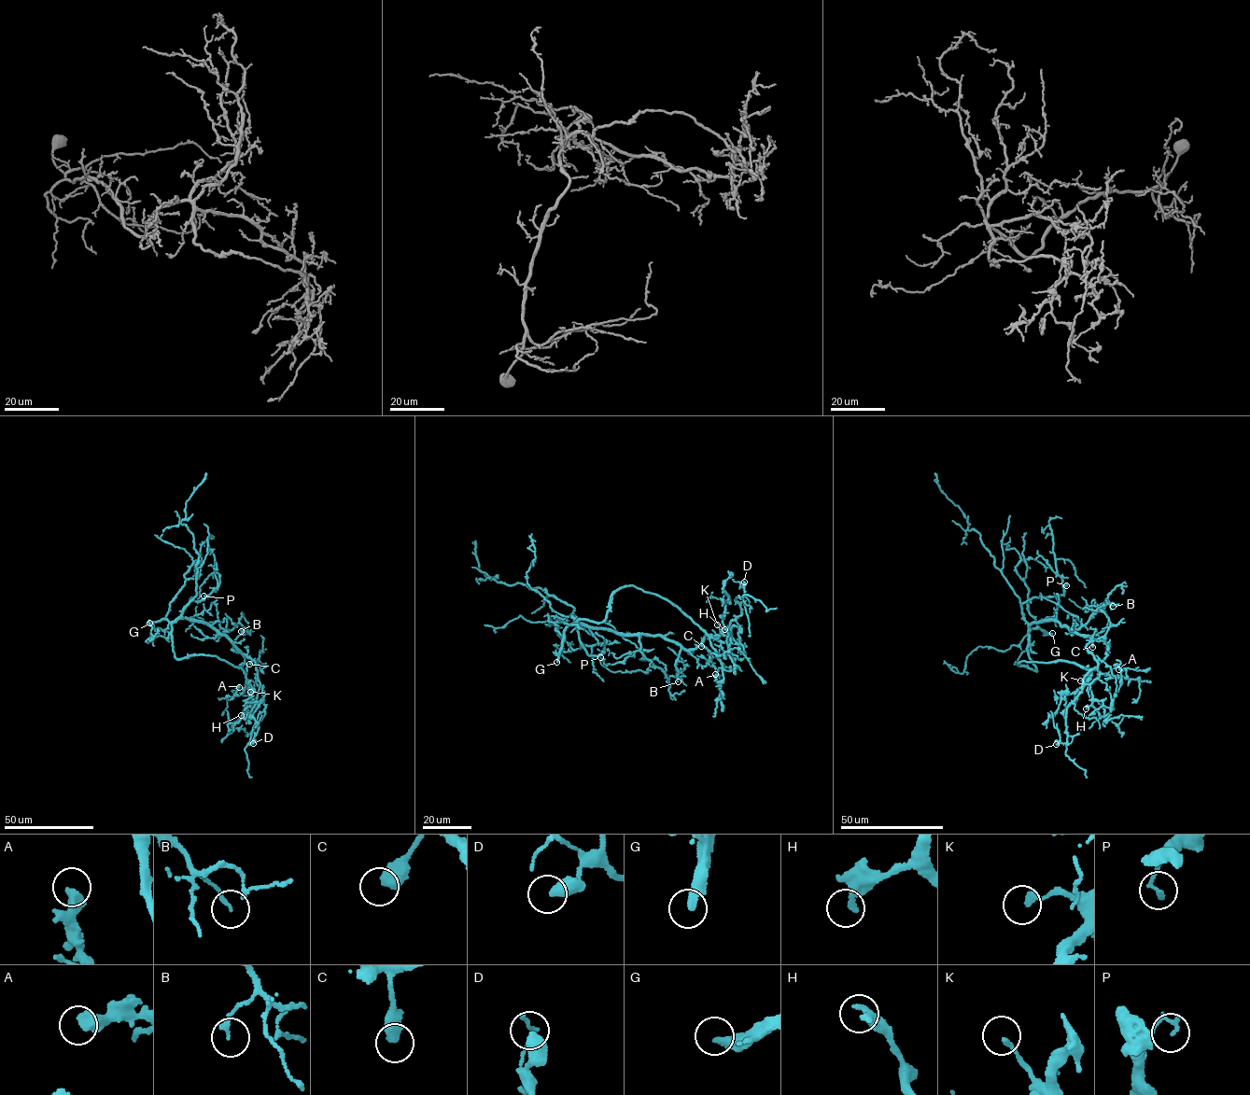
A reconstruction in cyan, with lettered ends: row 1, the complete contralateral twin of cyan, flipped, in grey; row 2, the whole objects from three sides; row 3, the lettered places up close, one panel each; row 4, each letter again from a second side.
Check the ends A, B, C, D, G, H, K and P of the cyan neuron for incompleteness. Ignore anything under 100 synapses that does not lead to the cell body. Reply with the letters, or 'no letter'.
G

